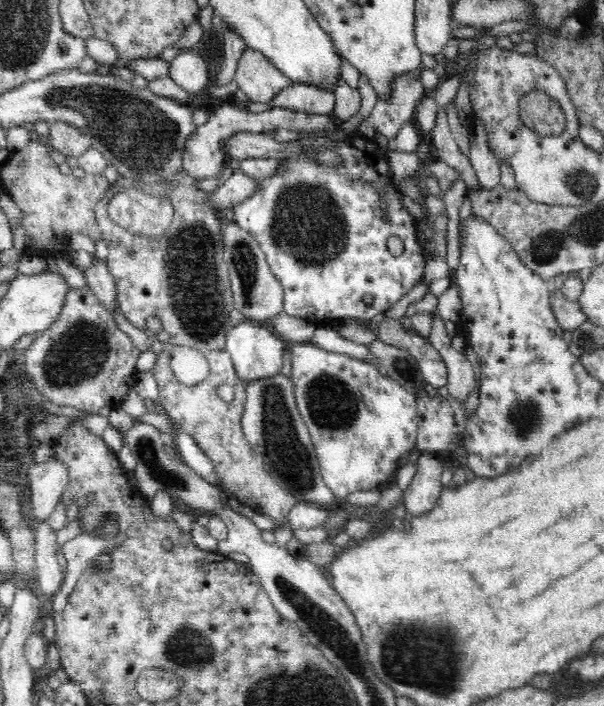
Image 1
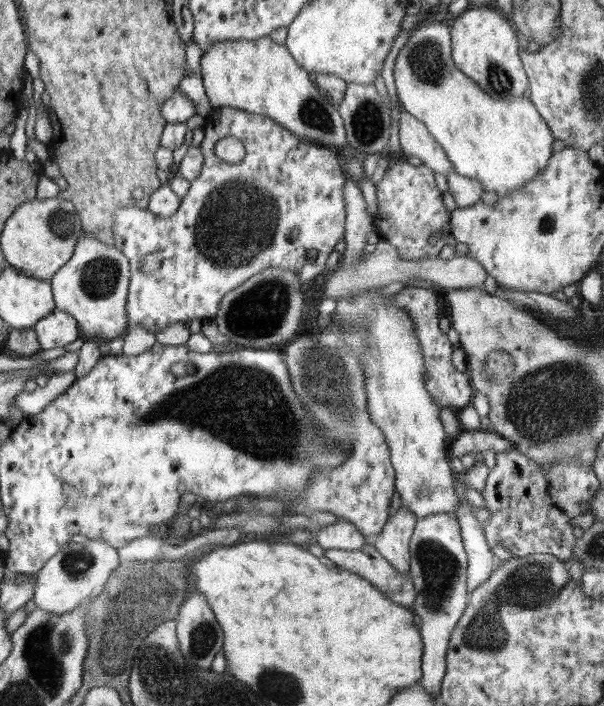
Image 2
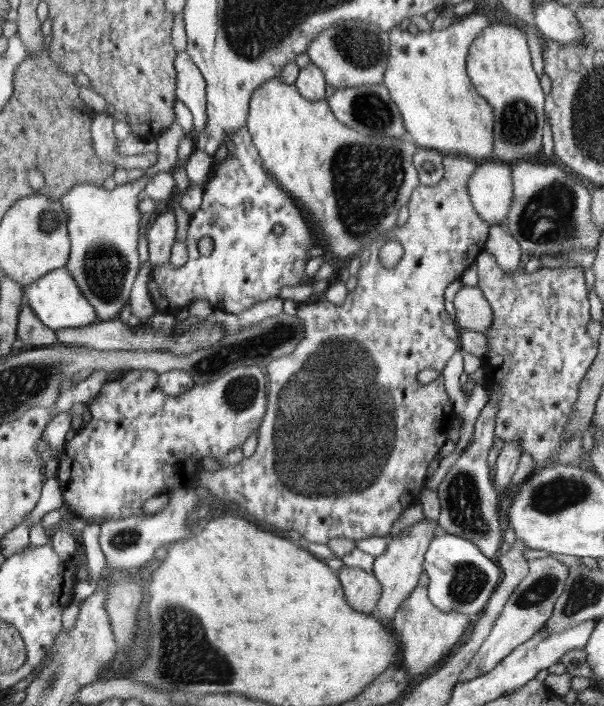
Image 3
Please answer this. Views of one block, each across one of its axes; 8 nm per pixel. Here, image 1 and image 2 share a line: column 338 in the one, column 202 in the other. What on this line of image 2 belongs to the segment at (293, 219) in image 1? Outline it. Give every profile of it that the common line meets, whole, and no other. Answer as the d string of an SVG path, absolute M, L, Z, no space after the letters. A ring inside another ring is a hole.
M213 108L203 120L203 140L199 142L203 168L191 182L177 212L171 218L159 218L149 208L123 206L113 216L113 244L131 258L131 290L127 294L129 322L153 334L175 322L187 324L193 318L203 322L211 320L219 310L219 300L227 292L271 266L295 272L301 286L307 288L325 268L333 246L345 238L345 174L339 168L335 150L303 142L271 118L239 108ZM219 138L241 140L245 156L239 164L225 164L213 154ZM307 250L317 250L317 258L309 262L305 258Z

